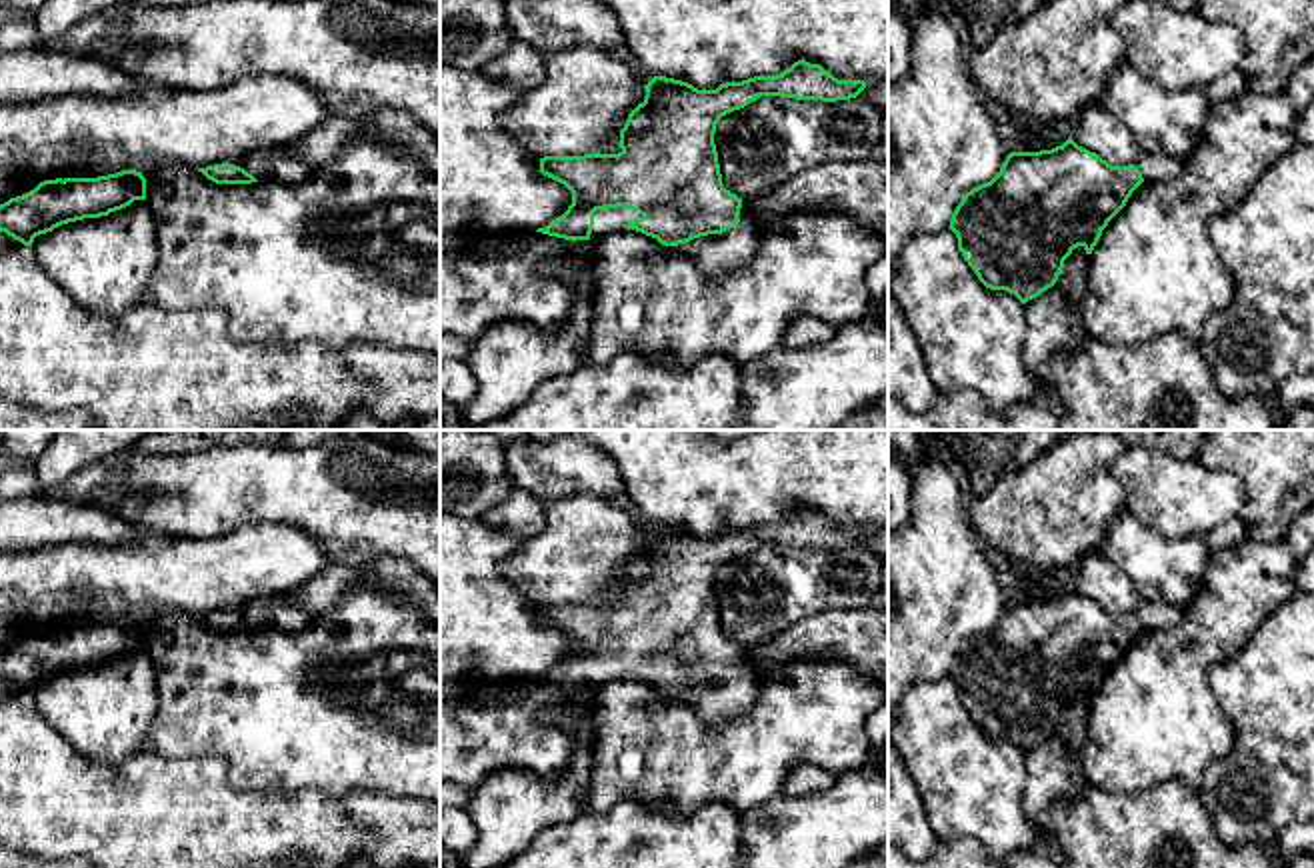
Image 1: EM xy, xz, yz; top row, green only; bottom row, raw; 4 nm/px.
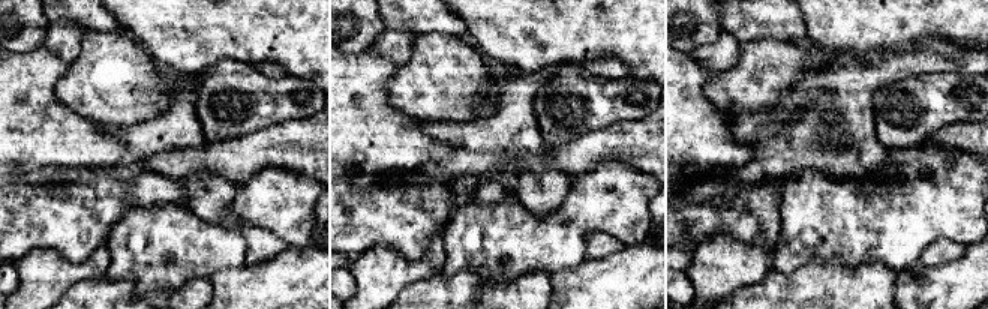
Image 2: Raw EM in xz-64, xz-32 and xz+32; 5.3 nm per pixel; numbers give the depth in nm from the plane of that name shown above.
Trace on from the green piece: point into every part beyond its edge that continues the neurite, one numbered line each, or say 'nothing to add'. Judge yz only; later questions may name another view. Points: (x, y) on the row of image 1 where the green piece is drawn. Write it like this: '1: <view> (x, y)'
1: yz (1152, 166)

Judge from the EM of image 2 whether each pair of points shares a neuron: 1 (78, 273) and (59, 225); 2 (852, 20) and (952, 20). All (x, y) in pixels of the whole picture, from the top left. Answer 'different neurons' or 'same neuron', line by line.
1: different neurons
2: same neuron

